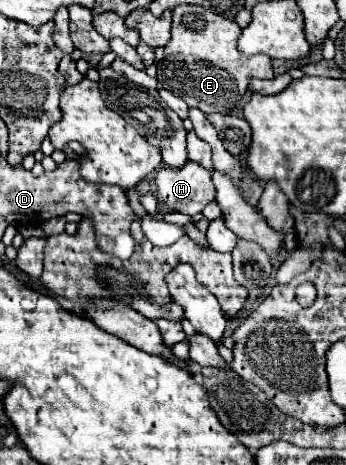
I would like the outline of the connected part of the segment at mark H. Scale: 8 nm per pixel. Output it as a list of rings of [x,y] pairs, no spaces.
[[[188,161],[186,167],[180,169],[160,167],[154,175],[156,199],[170,211],[196,215],[214,201],[214,185],[210,183],[210,177],[212,173],[194,161]]]

